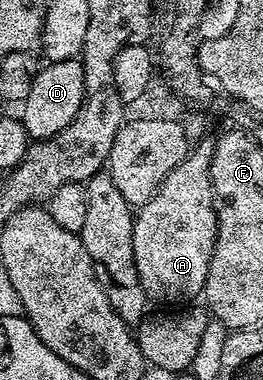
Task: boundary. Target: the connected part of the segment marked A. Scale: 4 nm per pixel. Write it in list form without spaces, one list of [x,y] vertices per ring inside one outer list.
[[[202,138],[196,146],[191,147],[185,159],[177,164],[166,176],[164,182],[157,188],[156,194],[148,203],[141,205],[135,213],[135,220],[133,224],[133,261],[136,262],[137,277],[140,278],[141,286],[145,290],[147,299],[151,301],[166,302],[168,306],[176,306],[181,302],[186,302],[192,299],[196,294],[201,295],[205,289],[207,274],[210,273],[211,258],[214,256],[215,238],[218,233],[218,213],[217,201],[214,198],[214,188],[211,186],[211,158],[214,157],[215,139]]]

